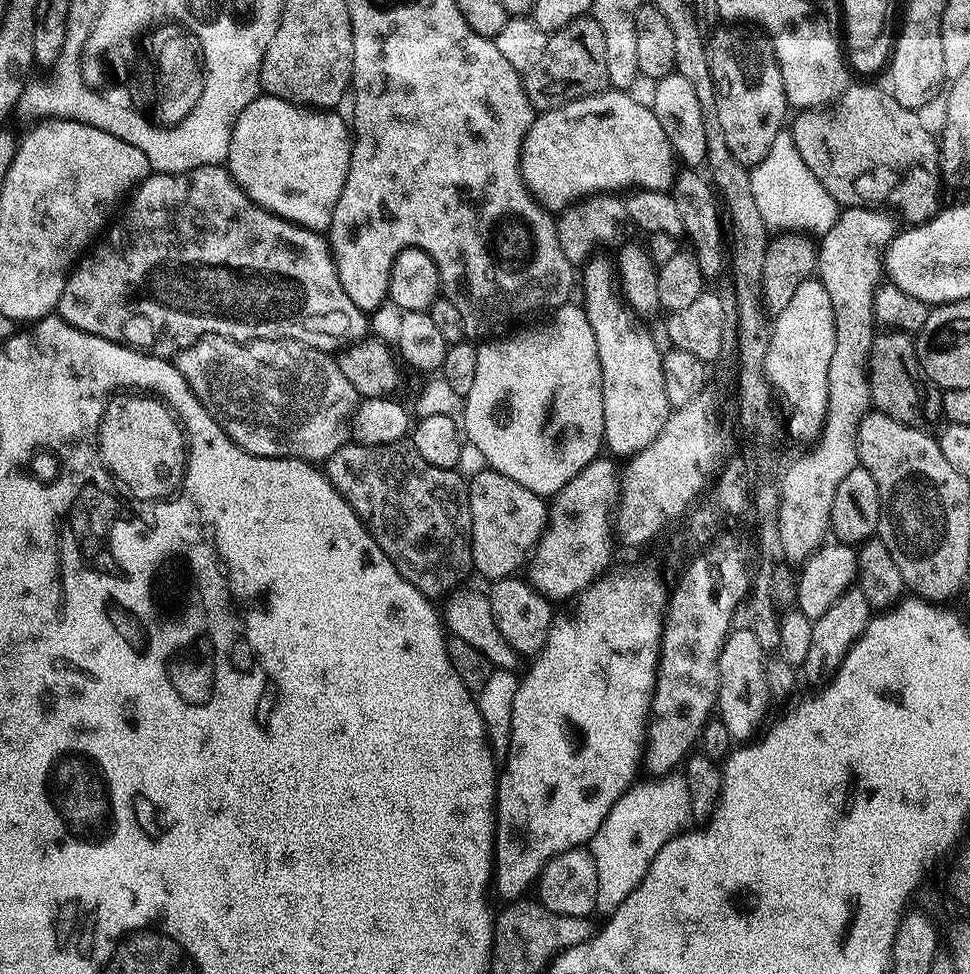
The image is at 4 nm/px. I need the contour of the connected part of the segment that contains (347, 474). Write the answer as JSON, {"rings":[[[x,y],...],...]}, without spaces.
{"rings":[[[346,442],[323,465],[322,471],[338,494],[352,507],[354,514],[368,527],[382,554],[394,562],[398,574],[406,578],[424,596],[443,597],[448,586],[456,586],[472,567],[472,523],[468,505],[468,486],[459,471],[430,466],[411,443],[357,444]]]}

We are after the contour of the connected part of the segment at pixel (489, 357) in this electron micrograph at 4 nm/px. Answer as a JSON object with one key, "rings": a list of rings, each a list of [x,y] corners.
{"rings":[[[579,303],[563,304],[547,318],[541,320],[544,321],[534,325],[533,328],[524,328],[521,332],[514,333],[513,336],[501,335],[499,338],[489,339],[477,347],[478,367],[474,370],[474,386],[470,389],[470,394],[464,397],[462,432],[471,444],[478,446],[478,450],[482,450],[484,463],[491,471],[500,472],[506,478],[514,478],[514,482],[518,482],[518,486],[526,486],[526,490],[530,490],[534,494],[551,498],[563,490],[590,461],[597,459],[605,447],[602,370],[600,369],[598,342],[594,338],[594,330],[590,330],[590,320],[586,318],[584,309]]]}

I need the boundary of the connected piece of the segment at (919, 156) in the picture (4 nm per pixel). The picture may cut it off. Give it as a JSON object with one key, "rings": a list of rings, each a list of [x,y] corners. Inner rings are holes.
{"rings":[[[856,82],[860,84],[852,84],[843,89],[838,97],[838,105],[840,109],[837,112],[828,112],[829,110],[800,110],[791,117],[790,131],[792,133],[792,141],[798,150],[798,154],[802,154],[802,162],[806,162],[806,166],[810,166],[810,174],[814,174],[814,178],[818,178],[818,182],[822,182],[822,186],[826,186],[826,190],[836,199],[837,205],[844,208],[874,208],[877,206],[891,206],[897,213],[908,219],[909,225],[925,224],[927,220],[932,219],[941,207],[940,201],[940,184],[942,185],[942,173],[938,167],[938,144],[932,141],[930,133],[924,129],[924,124],[919,120],[917,113],[911,108],[900,106],[896,99],[893,98],[891,91],[875,88],[872,82]]]}

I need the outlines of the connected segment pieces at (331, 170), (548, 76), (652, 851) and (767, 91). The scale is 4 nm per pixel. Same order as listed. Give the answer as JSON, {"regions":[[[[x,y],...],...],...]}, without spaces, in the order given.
{"regions":[[[[257,96],[232,127],[226,161],[232,181],[268,212],[311,232],[327,233],[352,157],[350,124],[340,114],[291,104],[277,96]]],[[[591,14],[566,22],[557,32],[549,35],[546,51],[534,65],[534,70],[523,73],[524,89],[537,113],[549,108],[560,108],[570,100],[581,100],[609,87],[606,74],[606,42],[602,29]]],[[[669,774],[647,782],[649,784],[633,783],[620,795],[590,841],[594,870],[598,872],[596,906],[601,913],[612,913],[630,898],[647,874],[650,862],[654,862],[658,850],[685,831],[687,824],[684,823],[689,823],[692,814],[690,790],[683,775]]],[[[720,26],[716,37],[711,37],[710,59],[712,61],[712,79],[716,82],[716,113],[726,134],[726,146],[734,153],[734,158],[751,170],[756,167],[770,150],[770,142],[785,127],[790,116],[790,105],[786,90],[782,86],[782,74],[778,70],[776,56],[772,53],[771,43],[755,26]]]]}

